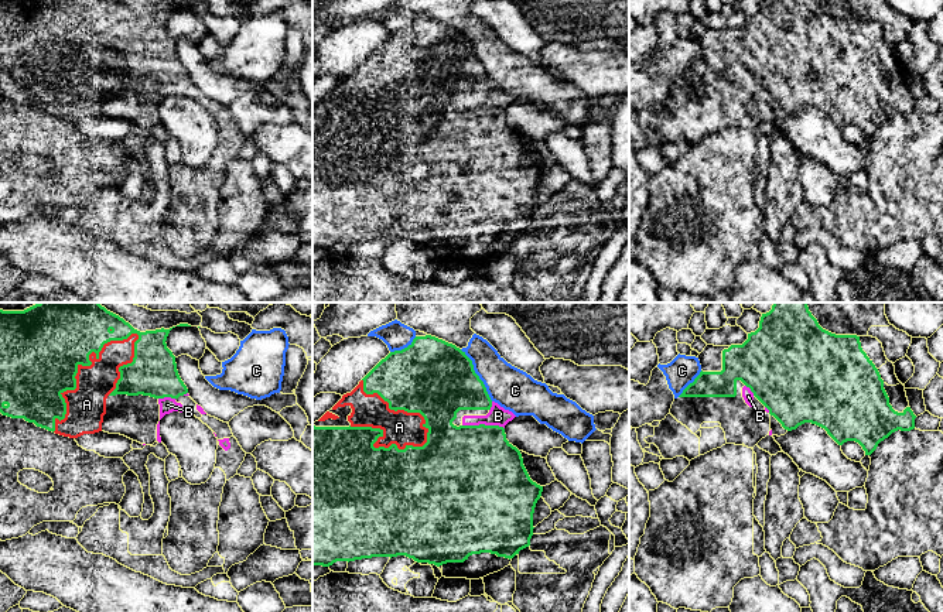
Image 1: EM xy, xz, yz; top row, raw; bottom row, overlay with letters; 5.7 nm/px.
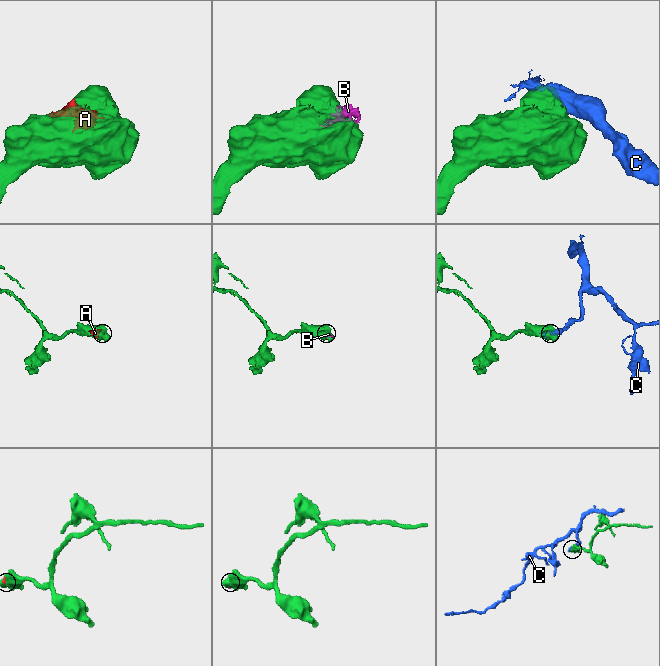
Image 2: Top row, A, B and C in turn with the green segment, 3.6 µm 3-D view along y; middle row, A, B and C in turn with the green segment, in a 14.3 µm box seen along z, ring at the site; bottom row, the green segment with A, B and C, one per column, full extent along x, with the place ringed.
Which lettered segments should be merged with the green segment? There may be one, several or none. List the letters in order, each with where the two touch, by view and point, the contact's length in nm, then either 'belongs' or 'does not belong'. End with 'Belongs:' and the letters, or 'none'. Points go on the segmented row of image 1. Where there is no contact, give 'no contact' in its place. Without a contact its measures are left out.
A: xy (77, 371) | 750 nm | belongs
B: xz (484, 424) | 240 nm | belongs
C: xz (477, 375) | 340 nm | does not belong
Belongs: A, B

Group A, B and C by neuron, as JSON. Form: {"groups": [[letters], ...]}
{"groups": [["A", "B"], ["C"]]}

